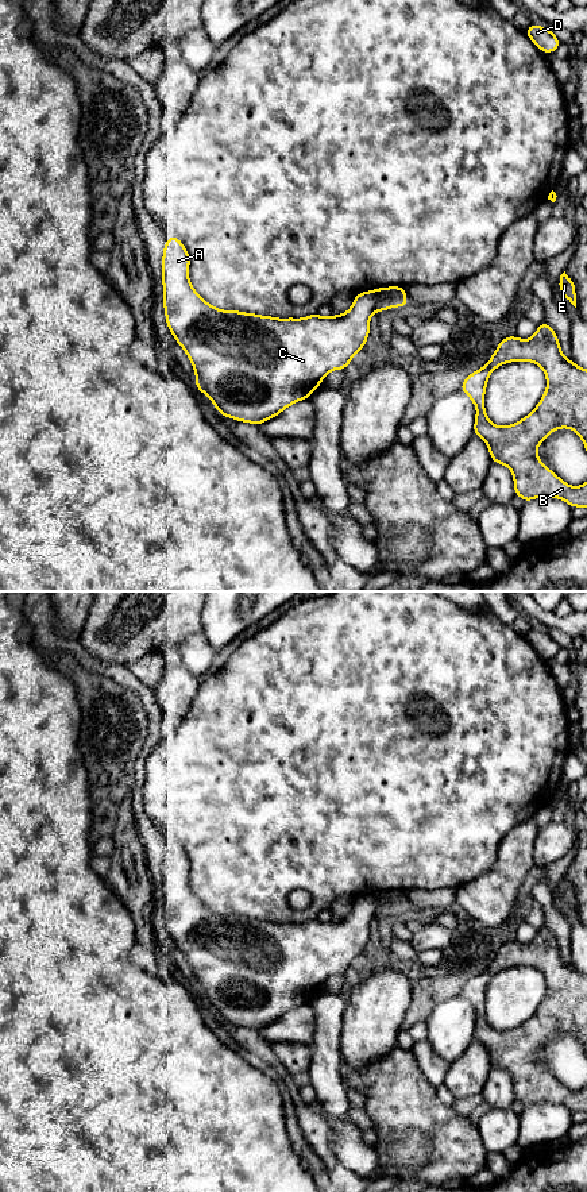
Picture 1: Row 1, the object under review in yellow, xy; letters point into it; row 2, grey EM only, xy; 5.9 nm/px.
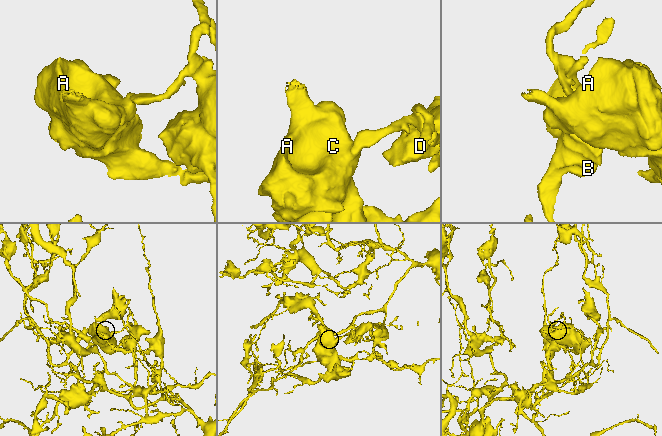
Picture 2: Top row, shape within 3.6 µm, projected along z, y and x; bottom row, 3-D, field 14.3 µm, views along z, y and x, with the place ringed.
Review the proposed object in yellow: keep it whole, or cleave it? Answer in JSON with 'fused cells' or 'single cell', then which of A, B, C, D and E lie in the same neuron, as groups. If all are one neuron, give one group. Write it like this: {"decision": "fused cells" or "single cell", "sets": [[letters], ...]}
{"decision": "fused cells", "sets": [["A", "C"], ["B", "D", "E"]]}

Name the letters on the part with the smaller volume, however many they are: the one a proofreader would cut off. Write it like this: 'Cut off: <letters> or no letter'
Cut off: A, C

